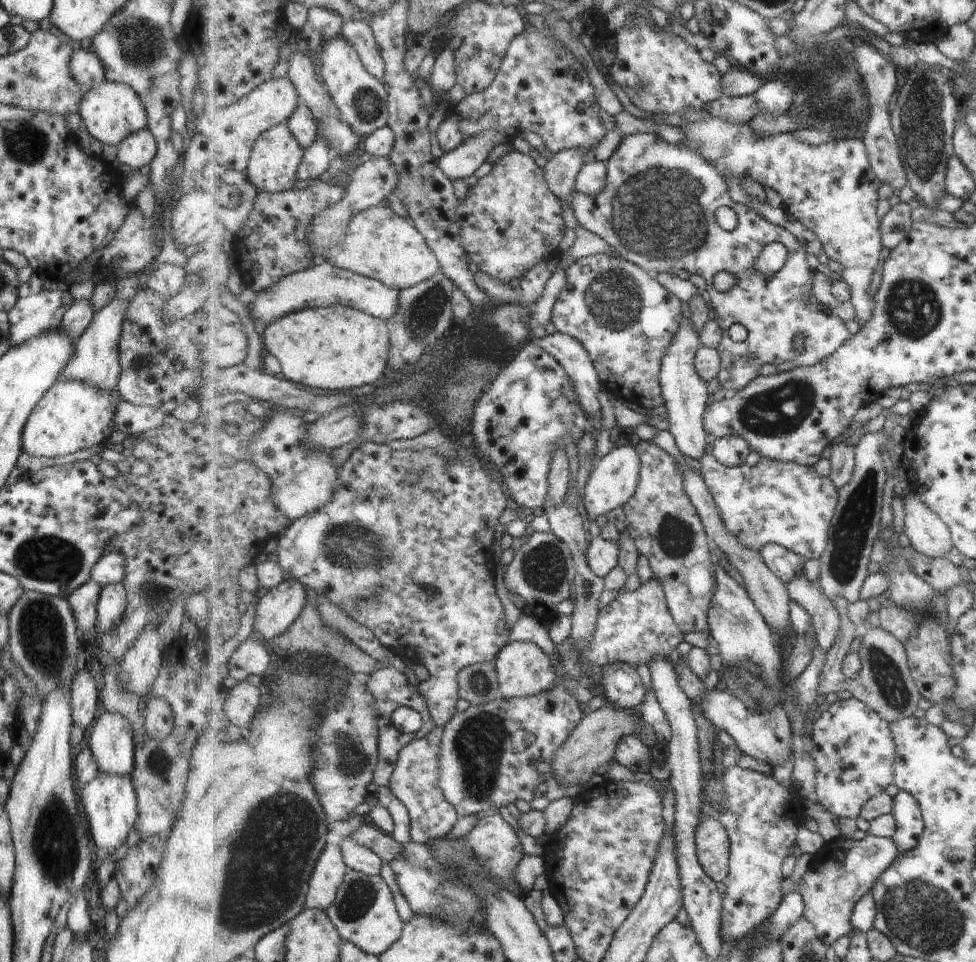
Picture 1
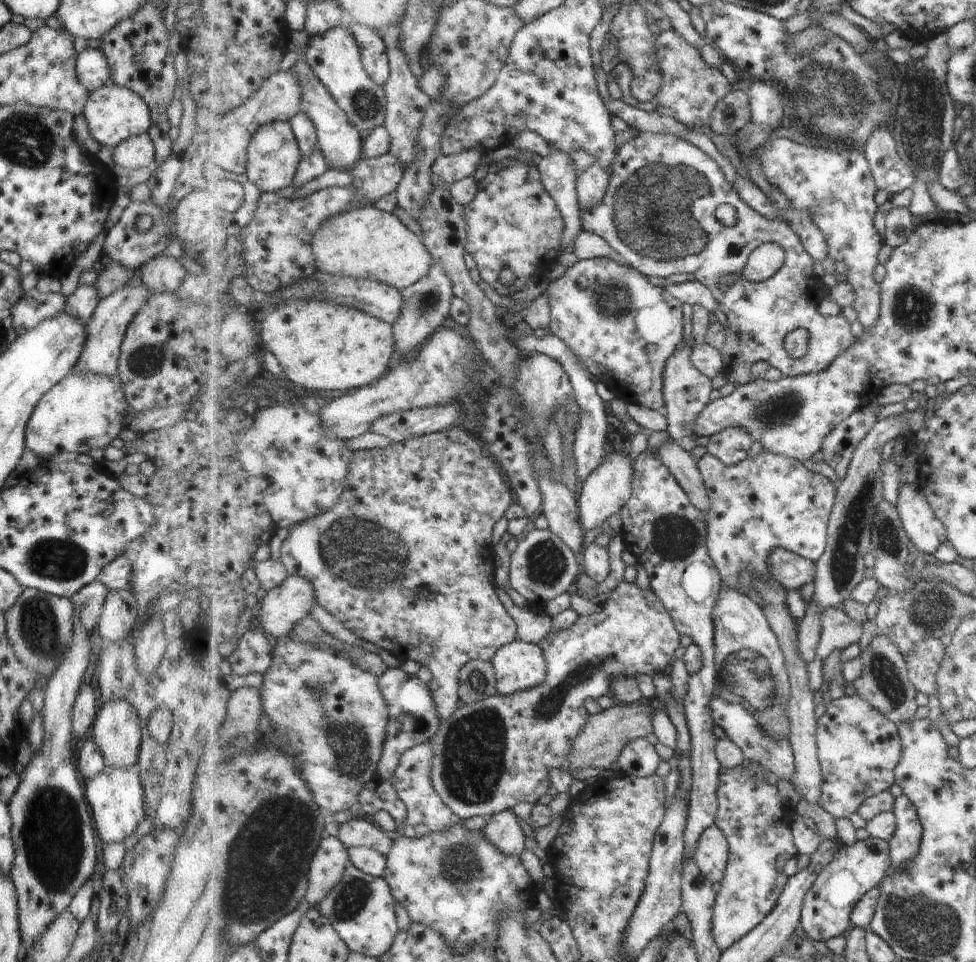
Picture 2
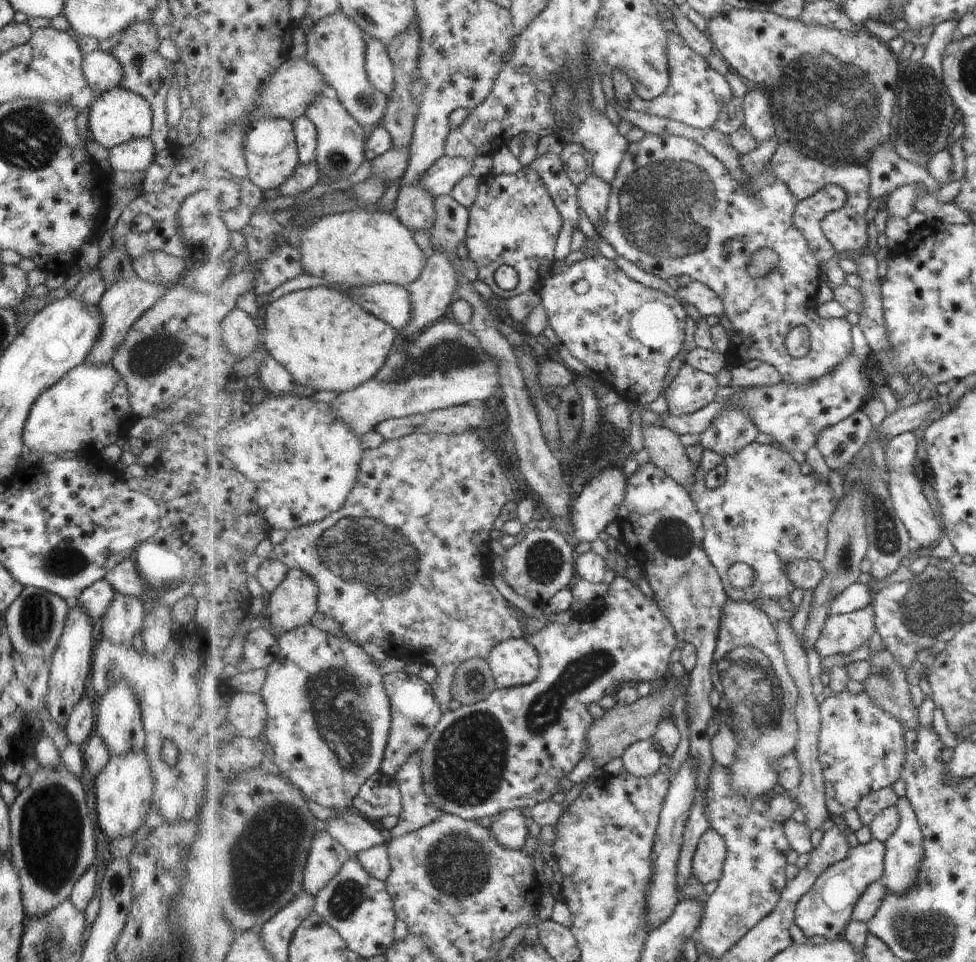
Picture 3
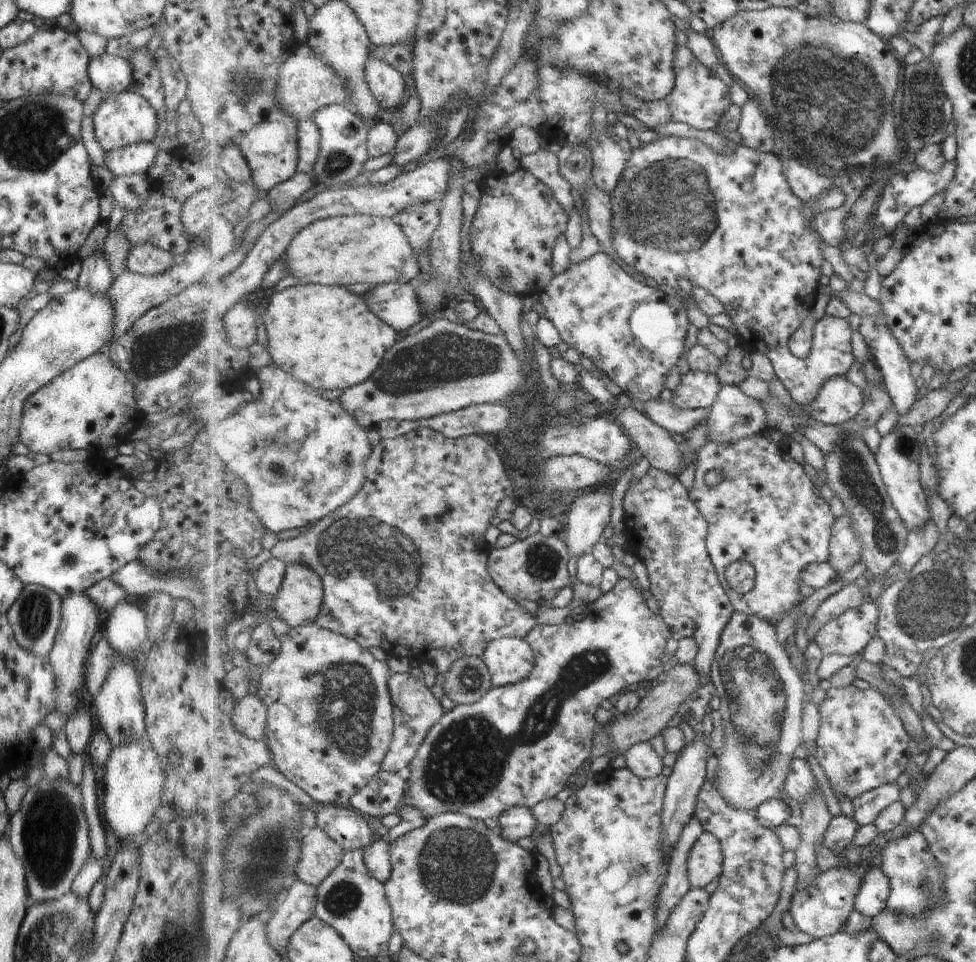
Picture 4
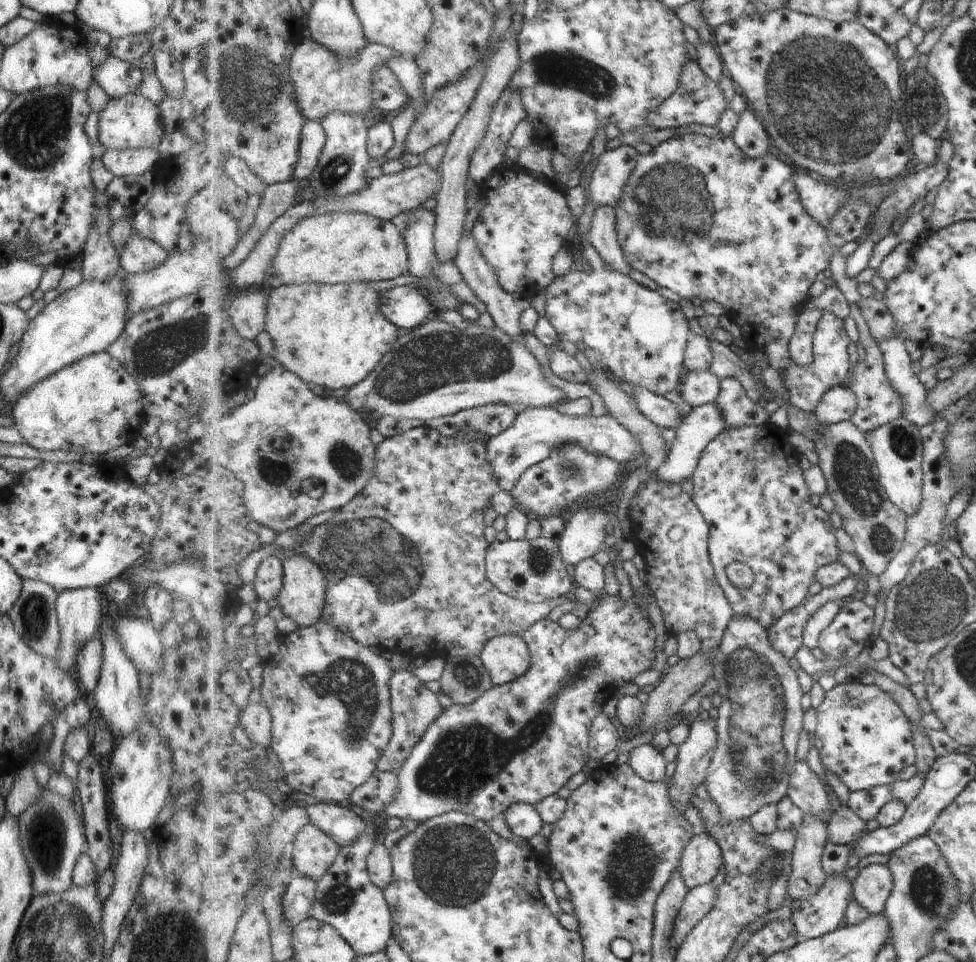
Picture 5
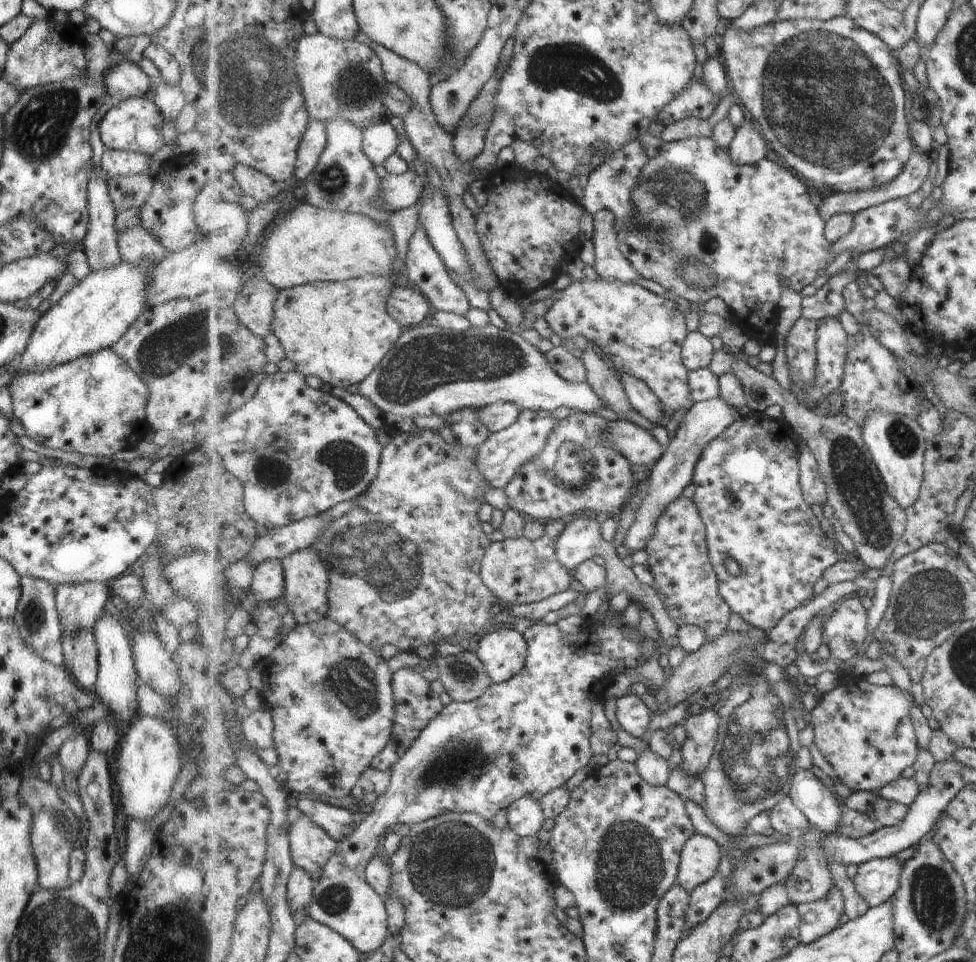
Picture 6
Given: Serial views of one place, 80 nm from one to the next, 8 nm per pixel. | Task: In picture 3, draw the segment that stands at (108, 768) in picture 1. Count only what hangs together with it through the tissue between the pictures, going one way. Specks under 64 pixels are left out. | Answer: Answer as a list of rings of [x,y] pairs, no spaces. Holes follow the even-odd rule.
[[[122,679],[116,681],[99,697],[97,715],[94,718],[93,732],[96,732],[97,736],[101,738],[110,756],[126,755],[143,748],[145,738],[140,708],[126,681]]]

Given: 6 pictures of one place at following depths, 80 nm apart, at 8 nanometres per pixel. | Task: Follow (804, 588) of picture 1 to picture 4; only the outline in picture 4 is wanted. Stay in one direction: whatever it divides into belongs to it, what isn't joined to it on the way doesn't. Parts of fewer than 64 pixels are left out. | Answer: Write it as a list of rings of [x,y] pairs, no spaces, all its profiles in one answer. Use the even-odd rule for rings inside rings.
[[[866,601],[825,623],[818,630],[816,644],[825,655],[861,654],[873,636],[878,636],[879,615],[876,603]]]

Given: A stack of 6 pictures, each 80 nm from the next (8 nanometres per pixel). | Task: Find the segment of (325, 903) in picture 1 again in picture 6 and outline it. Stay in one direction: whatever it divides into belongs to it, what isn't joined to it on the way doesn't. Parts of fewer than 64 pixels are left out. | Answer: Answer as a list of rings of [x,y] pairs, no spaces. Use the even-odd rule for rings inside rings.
[[[305,814],[291,824],[290,838],[296,866],[313,876],[324,869],[339,847],[339,842],[332,839],[324,828],[313,823]]]

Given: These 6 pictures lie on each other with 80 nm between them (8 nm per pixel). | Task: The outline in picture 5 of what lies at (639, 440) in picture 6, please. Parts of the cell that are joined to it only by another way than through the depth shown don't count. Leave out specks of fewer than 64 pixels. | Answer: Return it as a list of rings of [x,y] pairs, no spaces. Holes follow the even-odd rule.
[[[529,407],[518,414],[513,426],[505,432],[489,438],[487,441],[488,458],[492,469],[501,485],[502,490],[508,493],[515,488],[521,476],[533,465],[543,462],[551,456],[551,453],[569,443],[577,443],[585,447],[592,455],[605,455],[617,462],[633,460],[644,451],[635,435],[622,425],[609,412],[595,417],[574,417],[559,413],[554,407]]]

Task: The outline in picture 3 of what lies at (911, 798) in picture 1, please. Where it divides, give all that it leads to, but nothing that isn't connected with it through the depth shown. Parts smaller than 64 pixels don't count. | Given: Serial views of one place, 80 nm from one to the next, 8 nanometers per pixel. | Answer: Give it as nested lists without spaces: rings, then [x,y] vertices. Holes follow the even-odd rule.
[[[906,796],[901,797],[896,806],[901,814],[900,825],[895,834],[885,843],[885,878],[883,881],[889,890],[898,895],[907,892],[917,882],[919,866],[921,866],[921,862],[925,858],[925,848],[923,848],[923,834],[921,834],[918,815],[910,799]]]

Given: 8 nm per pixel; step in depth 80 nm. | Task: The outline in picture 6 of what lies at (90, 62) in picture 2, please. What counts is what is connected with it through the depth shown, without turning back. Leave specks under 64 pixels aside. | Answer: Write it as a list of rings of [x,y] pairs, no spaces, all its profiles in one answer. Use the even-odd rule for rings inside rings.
[[[119,61],[102,74],[105,94],[115,100],[143,97],[151,79],[135,63]]]

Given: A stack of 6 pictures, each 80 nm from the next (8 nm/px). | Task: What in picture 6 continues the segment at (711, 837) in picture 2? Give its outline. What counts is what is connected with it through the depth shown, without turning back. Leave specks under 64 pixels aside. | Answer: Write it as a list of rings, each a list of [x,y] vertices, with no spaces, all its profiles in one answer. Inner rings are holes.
[[[696,832],[683,848],[678,883],[690,893],[710,881],[719,870],[723,853],[724,848],[713,838]]]

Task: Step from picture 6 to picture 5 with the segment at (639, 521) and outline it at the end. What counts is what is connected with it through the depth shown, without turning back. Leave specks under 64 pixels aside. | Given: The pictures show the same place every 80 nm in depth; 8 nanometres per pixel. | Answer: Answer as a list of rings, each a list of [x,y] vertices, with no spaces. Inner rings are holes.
[[[716,403],[697,407],[691,414],[687,414],[681,426],[676,429],[676,438],[671,442],[667,462],[657,470],[660,479],[669,484],[679,485],[685,478],[694,476],[695,469],[698,467],[707,445],[724,430],[724,420]]]

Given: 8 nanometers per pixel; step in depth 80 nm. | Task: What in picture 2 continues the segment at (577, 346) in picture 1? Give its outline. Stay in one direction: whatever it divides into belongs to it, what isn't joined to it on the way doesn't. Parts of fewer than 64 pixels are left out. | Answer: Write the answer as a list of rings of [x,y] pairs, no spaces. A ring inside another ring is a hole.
[[[510,326],[509,328],[510,338],[516,342],[516,346],[521,350],[529,350],[536,353],[545,353],[557,359],[563,365],[563,368],[567,371],[569,378],[574,388],[574,398],[579,404],[579,418],[581,426],[578,431],[575,432],[575,442],[573,445],[573,456],[576,461],[577,477],[584,483],[595,469],[603,462],[606,456],[605,451],[608,451],[608,444],[606,442],[607,428],[607,412],[605,412],[605,402],[603,398],[597,394],[597,386],[593,381],[592,372],[587,368],[587,365],[576,356],[573,349],[563,340],[560,336],[551,332],[545,334],[542,338],[535,338],[534,335],[527,331],[524,327]]]

